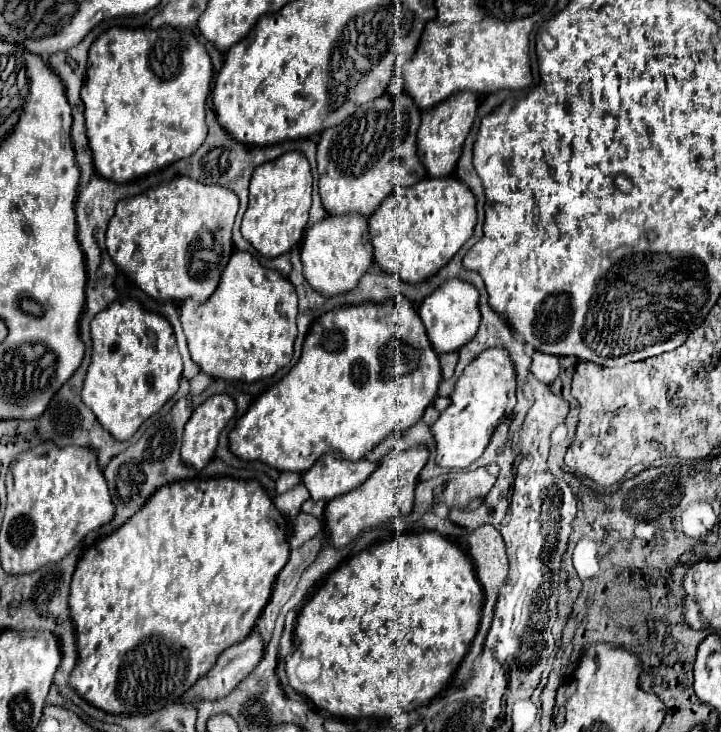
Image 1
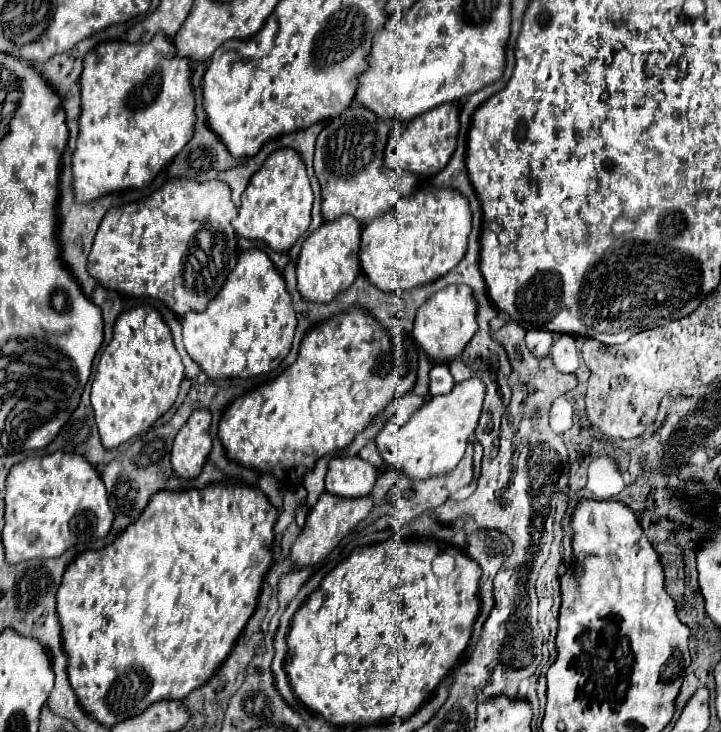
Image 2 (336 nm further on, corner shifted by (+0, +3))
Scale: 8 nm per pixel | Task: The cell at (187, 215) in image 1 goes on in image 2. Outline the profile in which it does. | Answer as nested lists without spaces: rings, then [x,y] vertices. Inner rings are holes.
[[[172,178],[152,196],[120,208],[110,208],[106,212],[88,256],[88,272],[108,290],[136,298],[150,296],[162,300],[178,316],[184,316],[190,310],[202,312],[206,304],[220,292],[226,276],[236,264],[238,250],[236,232],[232,228],[236,214],[238,210],[230,198],[230,186],[224,182],[194,182],[186,178]]]

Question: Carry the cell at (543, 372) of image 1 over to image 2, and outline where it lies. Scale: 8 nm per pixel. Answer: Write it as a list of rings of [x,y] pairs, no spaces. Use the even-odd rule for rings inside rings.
[[[530,330],[530,332],[526,334],[528,350],[530,350],[536,358],[548,356],[552,342],[554,342],[554,340],[552,340],[552,334],[546,332],[546,330]]]

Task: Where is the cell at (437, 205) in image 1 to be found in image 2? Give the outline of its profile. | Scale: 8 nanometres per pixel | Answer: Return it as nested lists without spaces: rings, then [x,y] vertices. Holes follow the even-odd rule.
[[[418,188],[398,206],[376,216],[362,230],[360,264],[366,278],[384,292],[404,292],[448,274],[466,254],[472,214],[466,196],[454,188]]]

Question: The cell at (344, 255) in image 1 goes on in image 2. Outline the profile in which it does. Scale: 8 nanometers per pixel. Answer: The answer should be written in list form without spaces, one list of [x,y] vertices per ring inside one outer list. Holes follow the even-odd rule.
[[[340,216],[334,222],[324,222],[310,238],[304,240],[296,274],[298,292],[310,302],[330,302],[338,292],[344,292],[360,274],[360,232],[362,226],[354,216]]]

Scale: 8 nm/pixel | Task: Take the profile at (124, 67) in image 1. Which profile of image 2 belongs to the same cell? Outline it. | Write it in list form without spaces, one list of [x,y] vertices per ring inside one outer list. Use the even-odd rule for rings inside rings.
[[[156,34],[146,44],[102,42],[86,54],[80,76],[80,134],[72,156],[78,202],[126,188],[144,188],[190,142],[194,136],[190,76],[190,60],[180,58],[164,34]]]

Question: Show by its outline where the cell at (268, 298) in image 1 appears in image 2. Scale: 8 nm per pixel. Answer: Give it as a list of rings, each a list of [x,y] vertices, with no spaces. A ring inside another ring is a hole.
[[[250,248],[238,256],[230,278],[226,278],[226,286],[222,286],[220,294],[210,300],[210,306],[206,306],[204,312],[188,312],[182,318],[182,336],[186,352],[210,378],[252,378],[268,374],[270,370],[278,368],[280,362],[288,356],[294,338],[294,328],[296,312],[292,308],[292,296],[286,290],[286,282],[278,274],[266,252],[258,248]]]

